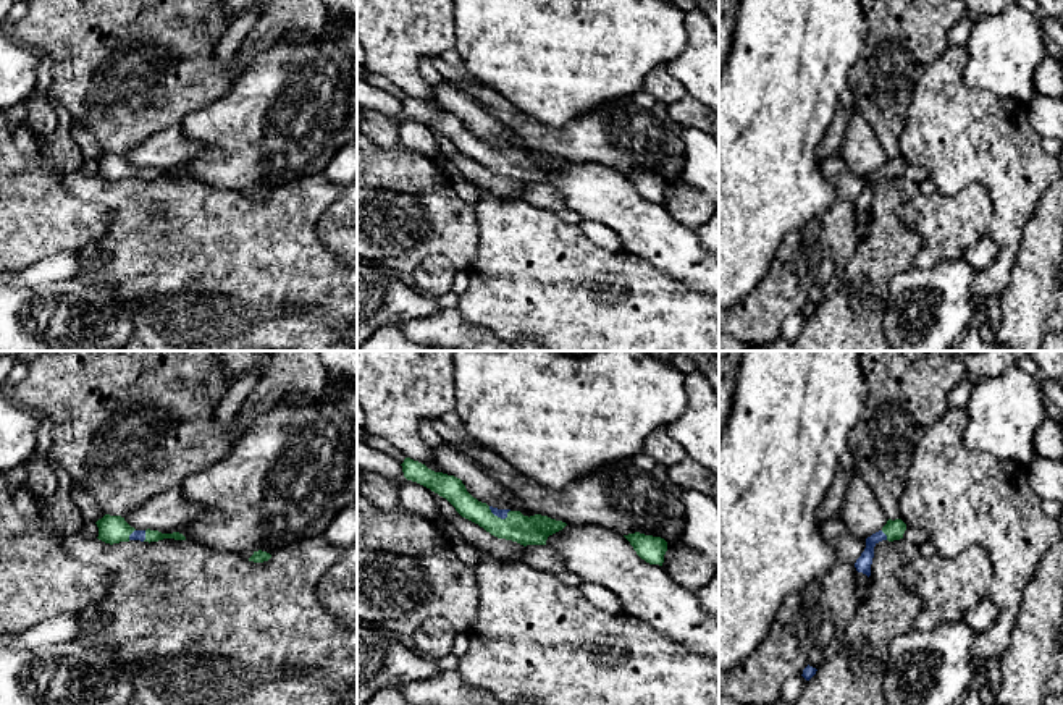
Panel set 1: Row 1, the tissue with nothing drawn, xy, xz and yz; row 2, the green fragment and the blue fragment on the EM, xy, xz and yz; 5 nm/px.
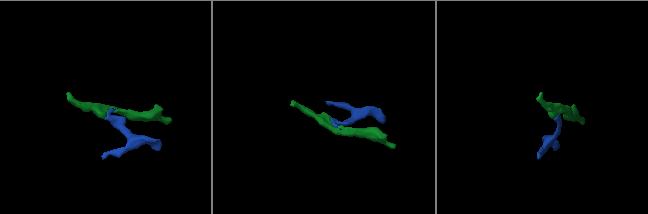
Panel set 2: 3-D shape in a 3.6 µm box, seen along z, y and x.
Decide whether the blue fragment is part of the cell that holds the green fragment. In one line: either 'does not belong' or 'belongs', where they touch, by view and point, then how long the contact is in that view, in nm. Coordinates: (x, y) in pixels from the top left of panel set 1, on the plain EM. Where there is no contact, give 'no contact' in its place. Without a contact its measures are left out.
belongs | yz (886, 172) | 60 nm

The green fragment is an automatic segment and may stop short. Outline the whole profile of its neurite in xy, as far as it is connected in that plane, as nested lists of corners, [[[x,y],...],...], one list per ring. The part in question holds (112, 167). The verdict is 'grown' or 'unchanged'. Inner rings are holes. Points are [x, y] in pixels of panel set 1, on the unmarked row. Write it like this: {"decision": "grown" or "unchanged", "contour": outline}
{"decision": "grown", "contour": [[[105,152],[102,157],[97,160],[99,165],[99,178],[105,181],[120,181],[120,179],[129,179],[129,178],[141,178],[141,179],[158,179],[163,176],[174,176],[174,178],[186,178],[186,175],[179,170],[173,171],[162,171],[158,168],[136,168],[131,165],[124,155],[121,154],[110,154]]]}

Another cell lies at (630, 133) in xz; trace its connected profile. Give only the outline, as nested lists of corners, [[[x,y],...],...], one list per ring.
[[[452,79],[451,82],[473,97],[533,152],[548,154],[570,163],[595,162],[622,173],[640,170],[653,175],[659,175],[661,167],[669,160],[687,158],[680,125],[670,118],[667,105],[643,89],[627,97],[611,99],[561,128],[549,128],[519,112],[488,86],[465,79]]]

